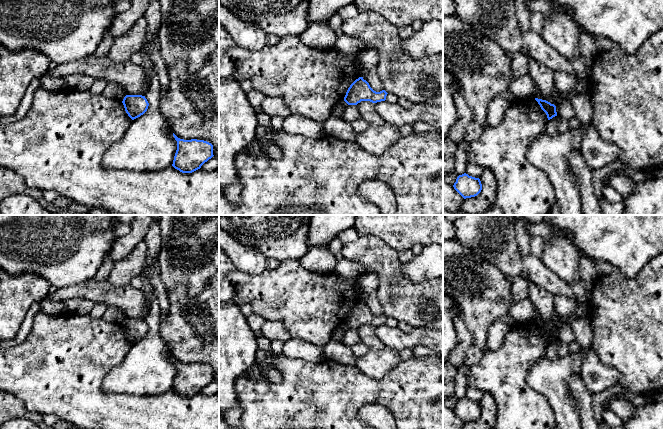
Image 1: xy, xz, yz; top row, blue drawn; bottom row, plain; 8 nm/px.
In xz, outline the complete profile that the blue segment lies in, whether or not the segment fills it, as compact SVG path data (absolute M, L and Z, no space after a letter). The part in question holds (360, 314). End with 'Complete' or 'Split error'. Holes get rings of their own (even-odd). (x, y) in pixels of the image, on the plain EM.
M359 301L348 312L344 325L348 329L357 329L361 325L377 327L385 325L387 318L385 314L380 316L374 315L363 301Z. Complete

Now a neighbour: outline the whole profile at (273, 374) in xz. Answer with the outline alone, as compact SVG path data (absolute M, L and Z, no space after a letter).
M268 366L263 371L268 379L273 382L280 382L283 379L281 373L276 368Z

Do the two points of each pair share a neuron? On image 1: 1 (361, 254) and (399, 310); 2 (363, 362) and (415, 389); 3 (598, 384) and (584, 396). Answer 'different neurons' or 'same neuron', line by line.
1: same neuron
2: different neurons
3: different neurons

